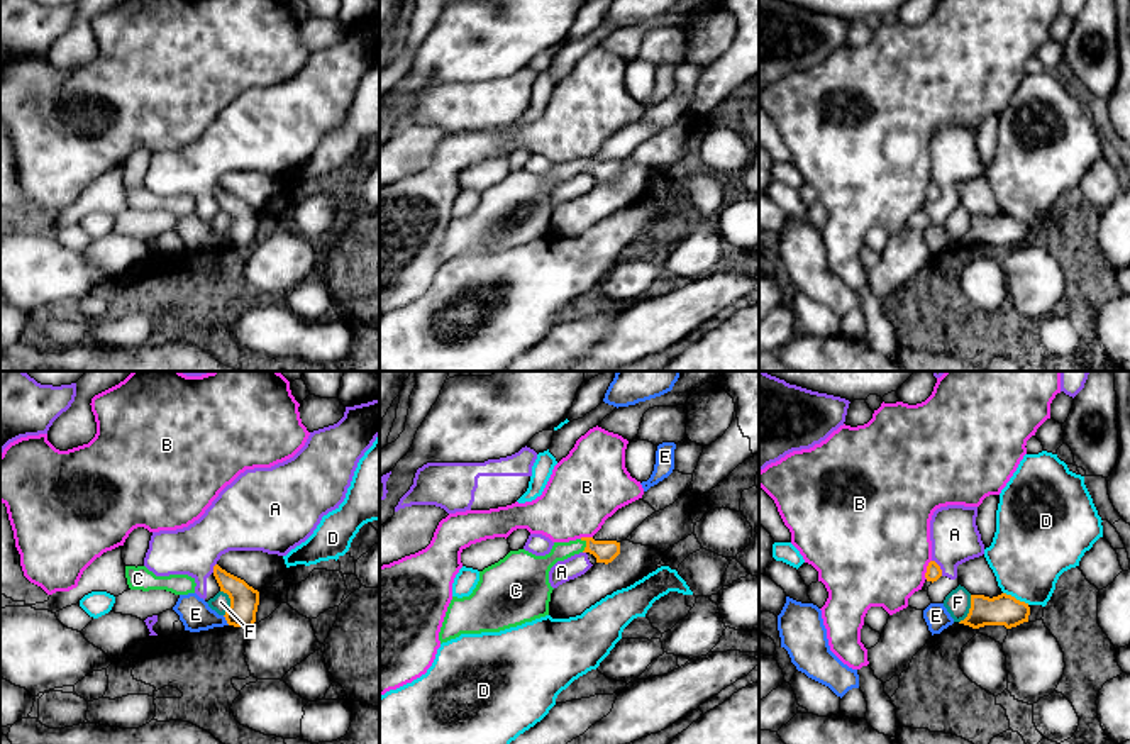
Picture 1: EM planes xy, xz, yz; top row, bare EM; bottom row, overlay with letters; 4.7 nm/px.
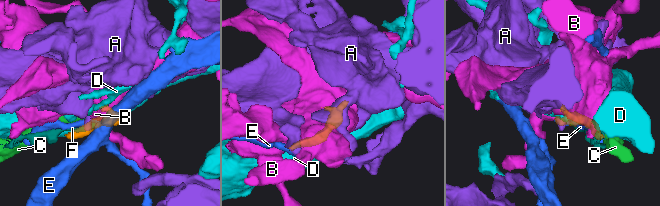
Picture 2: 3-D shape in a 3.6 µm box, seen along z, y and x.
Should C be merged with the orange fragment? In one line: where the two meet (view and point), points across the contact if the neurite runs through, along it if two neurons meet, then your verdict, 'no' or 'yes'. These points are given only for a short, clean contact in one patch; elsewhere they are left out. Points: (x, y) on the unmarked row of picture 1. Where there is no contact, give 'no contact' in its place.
xz (587, 166) | across xz (605, 172), (587, 166), (563, 170), (539, 187) | yes

